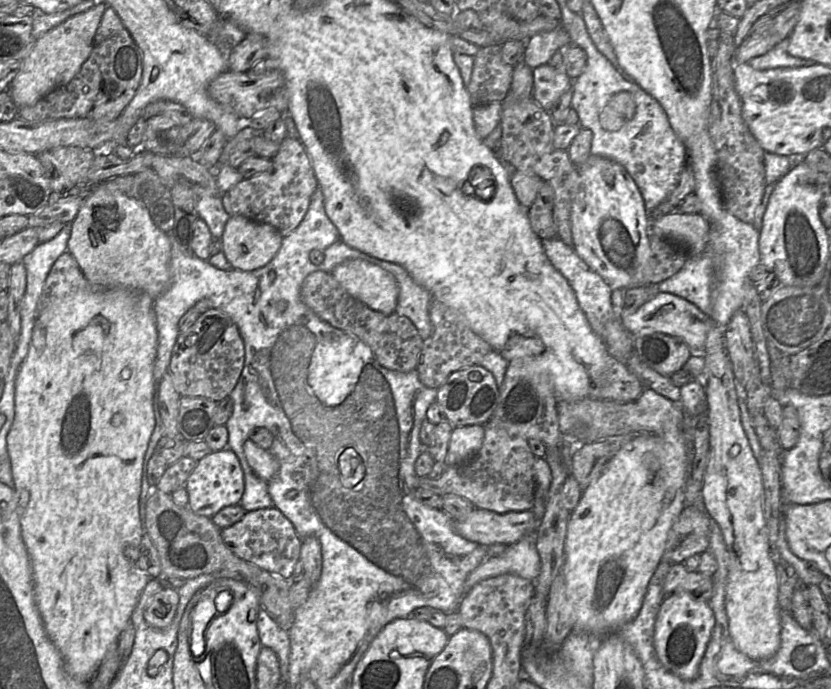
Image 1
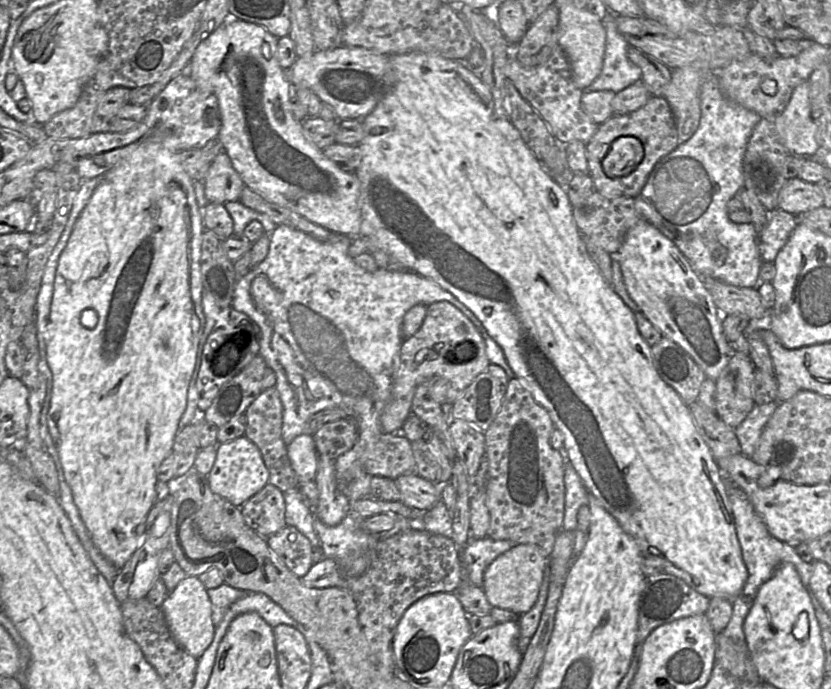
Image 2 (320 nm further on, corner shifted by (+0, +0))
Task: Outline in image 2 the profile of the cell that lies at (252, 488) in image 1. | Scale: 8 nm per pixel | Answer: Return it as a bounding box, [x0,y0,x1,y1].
[284,489,320,549]

